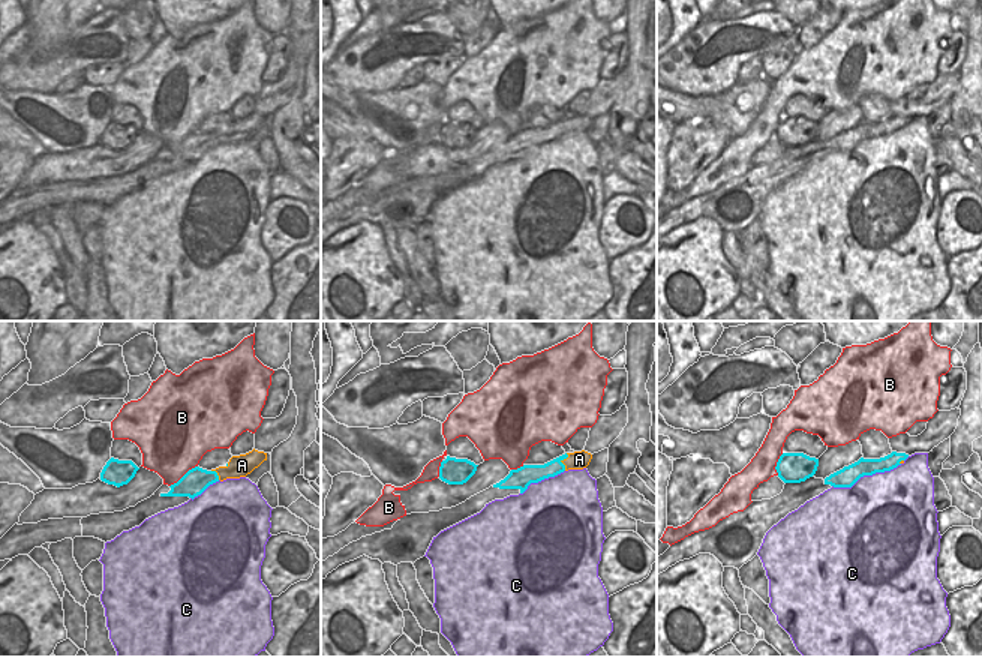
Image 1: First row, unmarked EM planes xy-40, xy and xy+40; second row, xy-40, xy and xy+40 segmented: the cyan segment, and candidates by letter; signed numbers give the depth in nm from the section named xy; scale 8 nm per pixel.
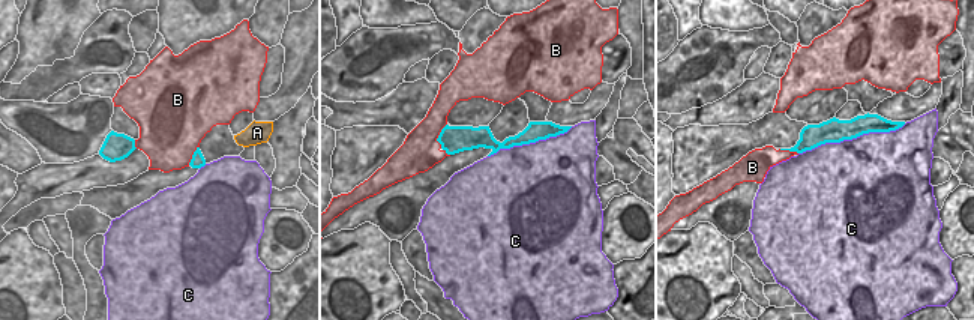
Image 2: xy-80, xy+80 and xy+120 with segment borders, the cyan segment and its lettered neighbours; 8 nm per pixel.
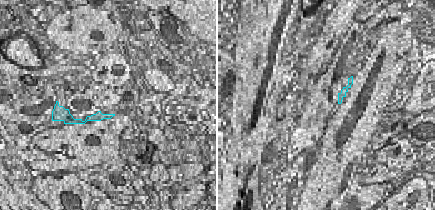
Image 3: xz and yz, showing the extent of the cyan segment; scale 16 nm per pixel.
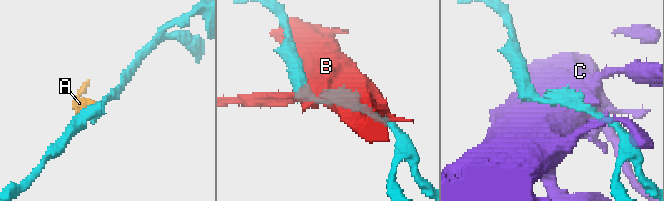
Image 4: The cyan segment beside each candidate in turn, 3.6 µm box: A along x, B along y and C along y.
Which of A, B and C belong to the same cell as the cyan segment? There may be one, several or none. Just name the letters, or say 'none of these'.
none of these.

